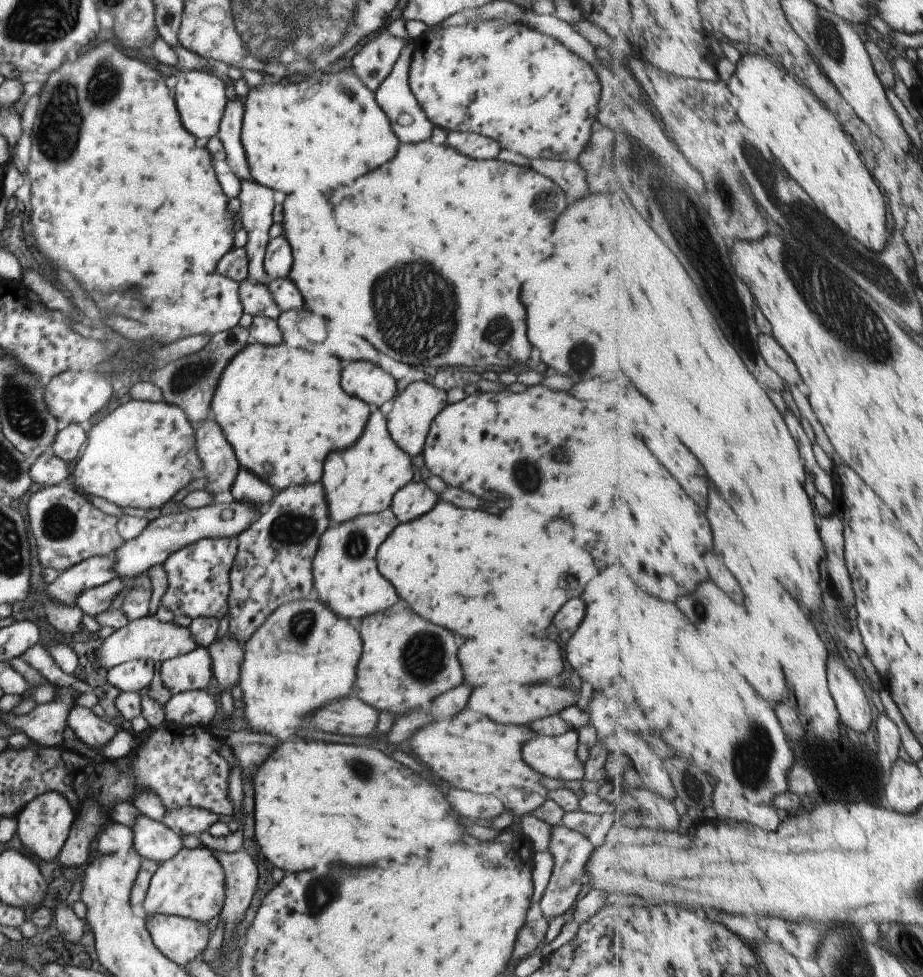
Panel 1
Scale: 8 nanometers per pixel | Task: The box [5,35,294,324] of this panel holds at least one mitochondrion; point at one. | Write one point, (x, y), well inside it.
(60, 129)

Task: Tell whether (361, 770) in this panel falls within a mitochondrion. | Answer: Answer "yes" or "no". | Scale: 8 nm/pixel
yes

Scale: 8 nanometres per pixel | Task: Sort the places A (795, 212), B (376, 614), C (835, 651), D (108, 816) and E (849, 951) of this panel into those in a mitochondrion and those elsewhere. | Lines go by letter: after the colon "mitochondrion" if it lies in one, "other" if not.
A: mitochondrion
B: other
C: other
D: other
E: mitochondrion

